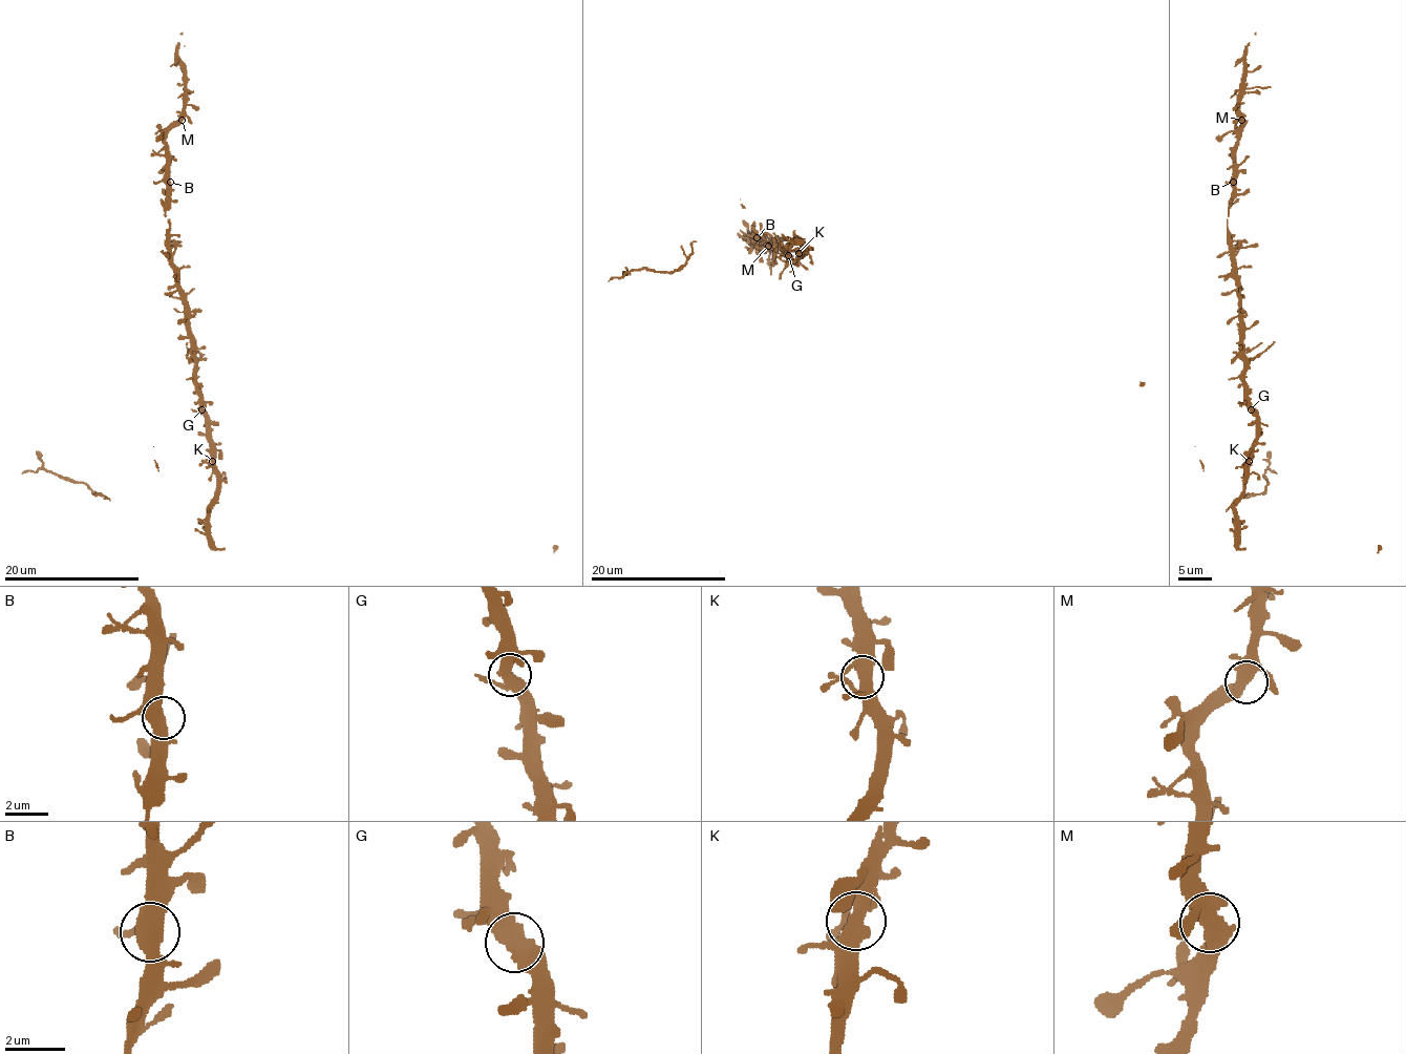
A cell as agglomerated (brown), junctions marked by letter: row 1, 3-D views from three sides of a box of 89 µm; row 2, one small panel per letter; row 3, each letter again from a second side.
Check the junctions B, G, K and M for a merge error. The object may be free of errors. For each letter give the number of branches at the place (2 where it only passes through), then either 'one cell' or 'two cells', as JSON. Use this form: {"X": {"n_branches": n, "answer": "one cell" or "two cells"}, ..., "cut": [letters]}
{"B": {"n_branches": 3, "answer": "one cell"}, "G": {"n_branches": 3, "answer": "one cell"}, "K": {"n_branches": 4, "answer": "one cell"}, "M": {"n_branches": 4, "answer": "one cell"}, "cut": []}

